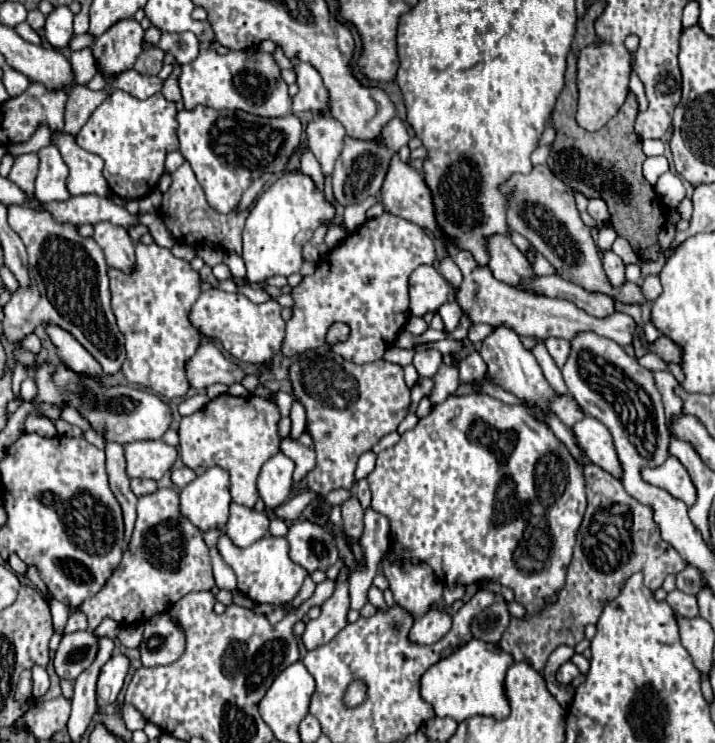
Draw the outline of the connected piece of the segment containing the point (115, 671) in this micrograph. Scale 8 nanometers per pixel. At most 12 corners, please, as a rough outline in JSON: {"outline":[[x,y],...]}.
{"outline":[[114,655],[98,677],[98,707],[114,703],[130,669]]}

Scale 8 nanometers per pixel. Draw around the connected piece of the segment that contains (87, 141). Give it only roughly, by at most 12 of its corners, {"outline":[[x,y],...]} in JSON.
{"outline":[[114,93],[76,143],[114,195],[140,199],[178,149],[176,105]]}

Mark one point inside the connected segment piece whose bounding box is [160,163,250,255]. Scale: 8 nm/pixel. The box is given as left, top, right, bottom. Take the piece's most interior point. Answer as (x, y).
(191, 220)

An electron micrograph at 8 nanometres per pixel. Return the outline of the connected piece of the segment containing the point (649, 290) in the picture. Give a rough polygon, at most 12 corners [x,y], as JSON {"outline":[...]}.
{"outline":[[648,275],[642,293],[650,303],[662,293],[658,277]]}

